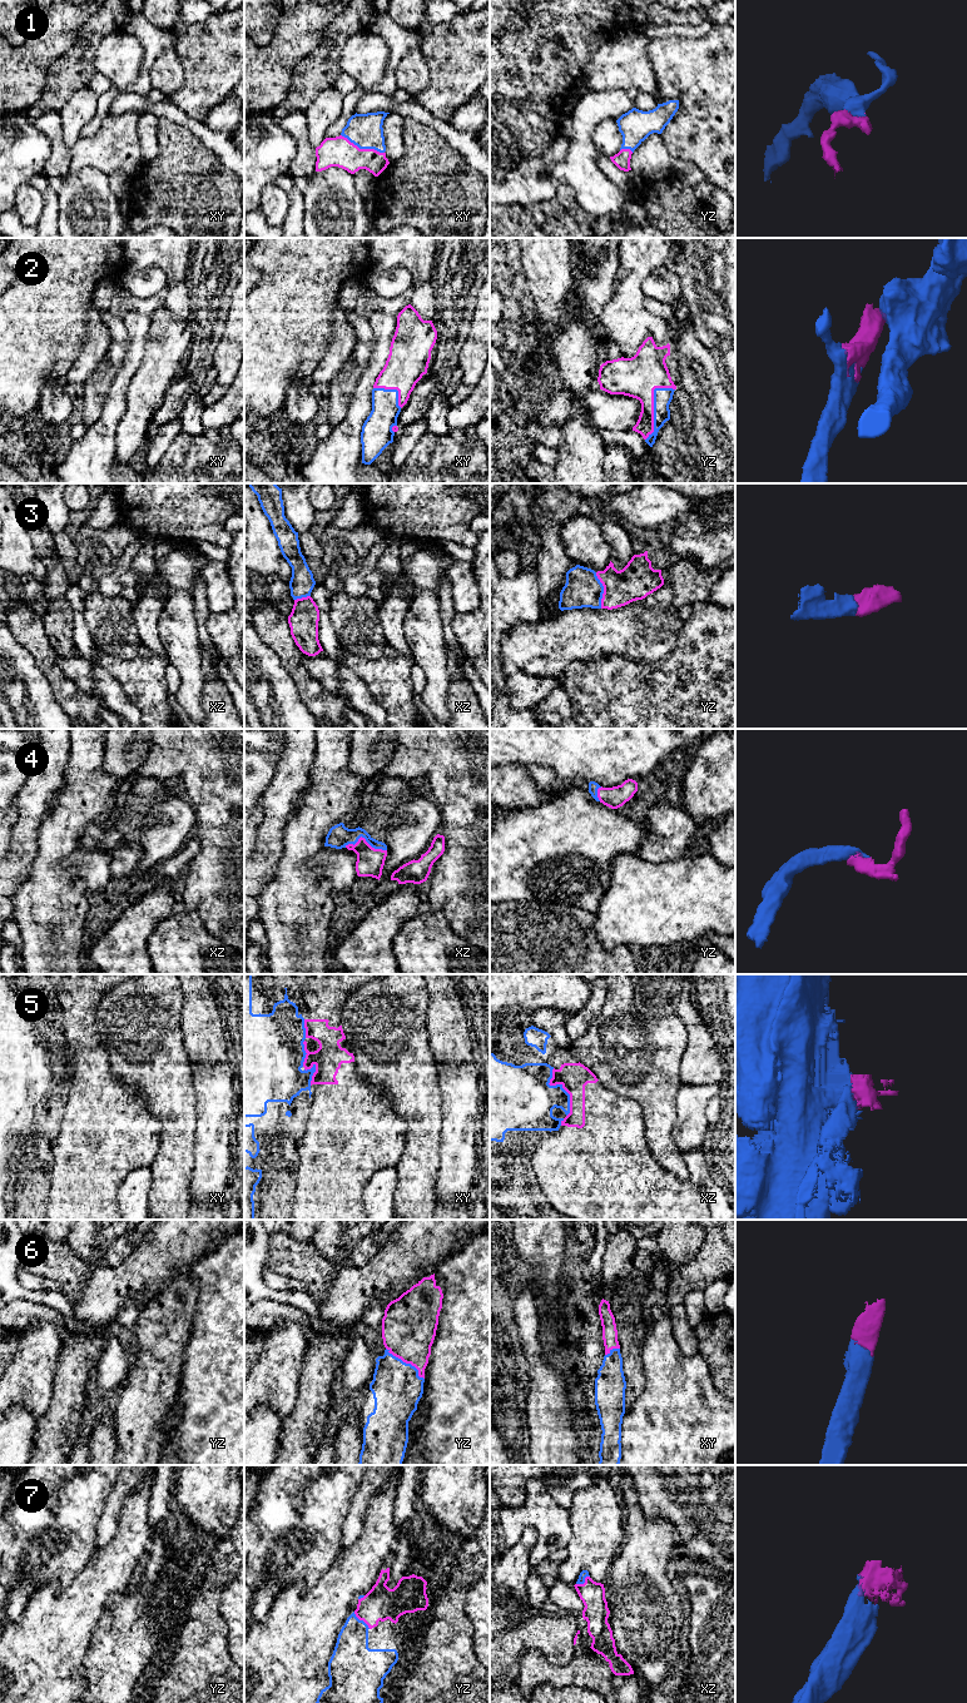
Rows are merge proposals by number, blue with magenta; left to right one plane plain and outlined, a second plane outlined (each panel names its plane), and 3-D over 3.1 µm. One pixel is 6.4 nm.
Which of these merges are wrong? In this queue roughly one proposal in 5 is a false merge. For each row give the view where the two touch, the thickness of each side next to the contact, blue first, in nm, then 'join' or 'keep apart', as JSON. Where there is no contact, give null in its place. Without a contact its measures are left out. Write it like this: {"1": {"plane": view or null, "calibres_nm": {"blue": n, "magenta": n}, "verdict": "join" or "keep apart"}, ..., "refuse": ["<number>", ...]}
{"1": {"plane": "xy", "calibres_nm": {"blue": 220, "magenta": 190}, "verdict": "join"}, "2": {"plane": "yz", "calibres_nm": {"blue": 120, "magenta": 260}, "verdict": "join"}, "3": {"plane": "yz", "calibres_nm": {"blue": 240, "magenta": 240}, "verdict": "join"}, "4": {"plane": "xz", "calibres_nm": {"blue": 150, "magenta": 180}, "verdict": "join"}, "5": {"plane": "xz", "calibres_nm": {"blue": 360, "magenta": 180}, "verdict": "keep apart"}, "6": {"plane": "yz", "calibres_nm": {"blue": 320, "magenta": 360}, "verdict": "join"}, "7": {"plane": "yz", "calibres_nm": {"blue": 260, "magenta": 220}, "verdict": "join"}, "refuse": ["5"]}

